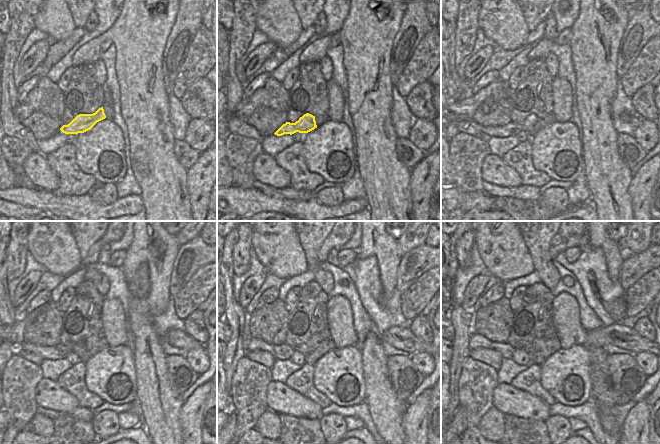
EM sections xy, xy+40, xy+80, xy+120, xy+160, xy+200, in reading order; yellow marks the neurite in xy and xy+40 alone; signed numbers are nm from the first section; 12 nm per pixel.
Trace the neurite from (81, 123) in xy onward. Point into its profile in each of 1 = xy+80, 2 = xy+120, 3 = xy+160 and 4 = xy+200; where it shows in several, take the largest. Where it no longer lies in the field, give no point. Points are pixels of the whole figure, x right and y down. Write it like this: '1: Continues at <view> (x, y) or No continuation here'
1: Continues at xy+80 (512, 128)
2: Continues at xy+120 (58, 352)
3: Continues at xy+160 (281, 352)
4: Continues at xy+200 (506, 350)

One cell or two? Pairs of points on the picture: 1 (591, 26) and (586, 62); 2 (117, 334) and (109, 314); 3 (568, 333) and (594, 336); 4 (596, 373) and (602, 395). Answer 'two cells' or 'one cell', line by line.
1: one cell
2: one cell
3: one cell
4: one cell

